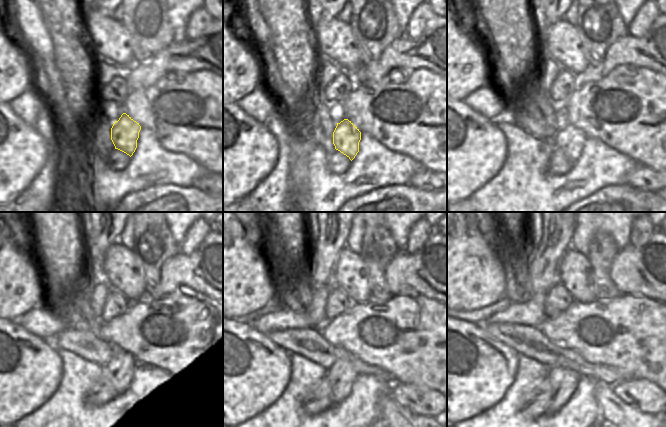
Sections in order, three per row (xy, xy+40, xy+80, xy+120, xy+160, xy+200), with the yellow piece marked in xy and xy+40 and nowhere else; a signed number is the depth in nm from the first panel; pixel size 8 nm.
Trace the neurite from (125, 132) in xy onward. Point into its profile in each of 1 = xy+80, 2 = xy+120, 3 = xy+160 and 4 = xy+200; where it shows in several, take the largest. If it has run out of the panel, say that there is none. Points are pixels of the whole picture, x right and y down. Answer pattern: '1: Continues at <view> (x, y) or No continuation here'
1: Continues at xy+80 (569, 139)
2: Continues at xy+120 (119, 371)
3: Continues at xy+160 (341, 376)
4: Continues at xy+200 (564, 381).

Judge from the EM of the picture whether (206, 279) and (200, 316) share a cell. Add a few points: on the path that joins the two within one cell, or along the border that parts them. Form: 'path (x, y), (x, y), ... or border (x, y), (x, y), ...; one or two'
border (180, 289), (182, 292), (201, 292), (212, 299); two

